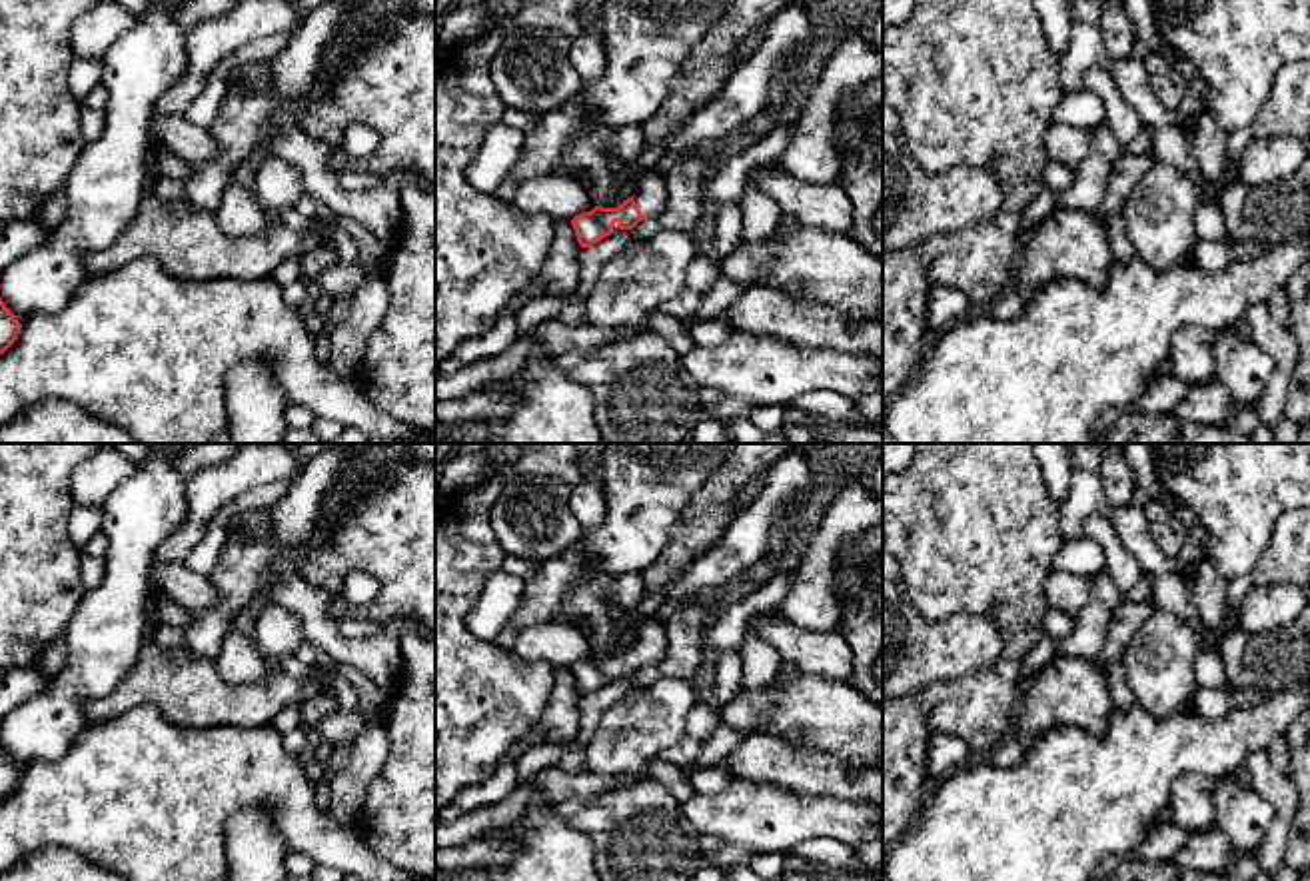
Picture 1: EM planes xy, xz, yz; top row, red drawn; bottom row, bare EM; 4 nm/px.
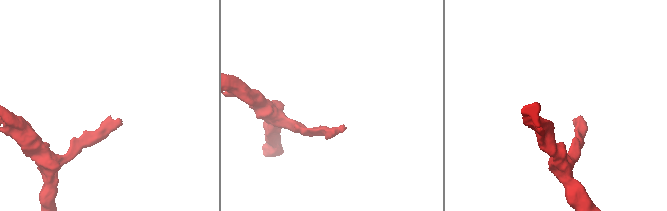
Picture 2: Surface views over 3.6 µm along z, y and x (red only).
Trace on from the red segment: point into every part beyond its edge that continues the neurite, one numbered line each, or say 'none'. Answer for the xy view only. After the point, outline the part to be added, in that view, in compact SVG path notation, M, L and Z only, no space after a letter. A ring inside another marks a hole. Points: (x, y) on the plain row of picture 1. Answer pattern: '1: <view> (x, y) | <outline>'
none

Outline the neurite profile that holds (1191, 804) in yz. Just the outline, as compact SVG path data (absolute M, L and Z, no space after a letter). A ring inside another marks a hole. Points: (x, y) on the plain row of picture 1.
M1190 773L1172 785L1168 809L1174 827L1200 833L1216 825L1214 783L1212 775Z

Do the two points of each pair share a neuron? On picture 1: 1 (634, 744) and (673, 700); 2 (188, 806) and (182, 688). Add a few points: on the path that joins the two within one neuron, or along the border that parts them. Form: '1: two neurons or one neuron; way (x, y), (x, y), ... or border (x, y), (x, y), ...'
1: one neuron; way (640, 734), (663, 710)
2: two neurons; border (142, 704), (188, 728), (232, 726)

